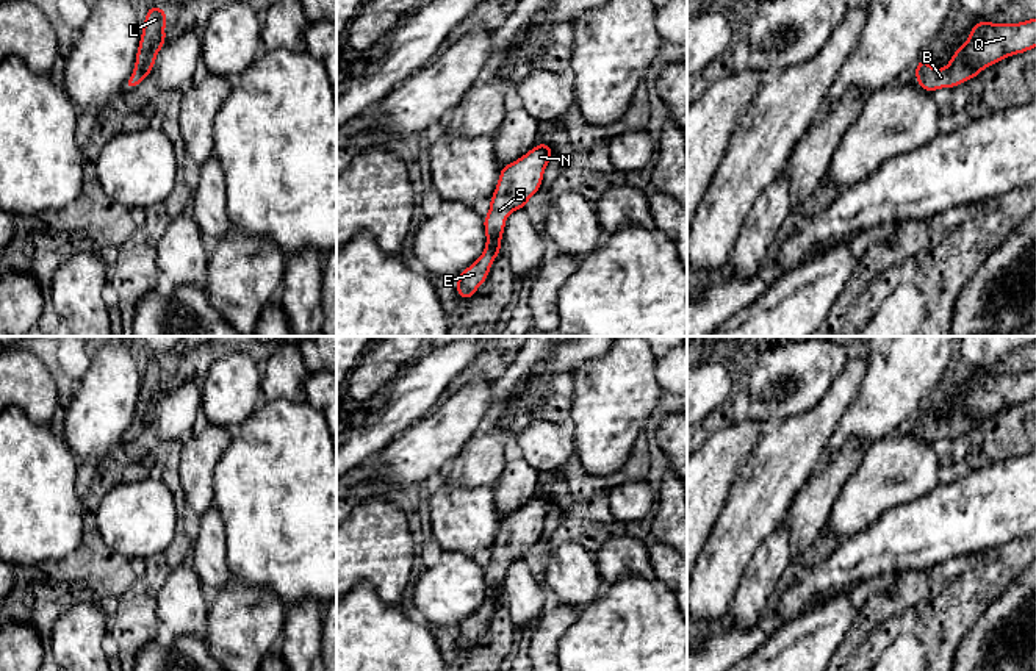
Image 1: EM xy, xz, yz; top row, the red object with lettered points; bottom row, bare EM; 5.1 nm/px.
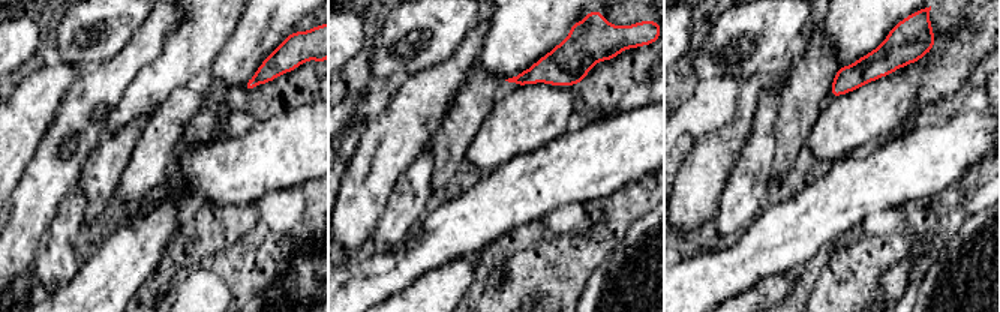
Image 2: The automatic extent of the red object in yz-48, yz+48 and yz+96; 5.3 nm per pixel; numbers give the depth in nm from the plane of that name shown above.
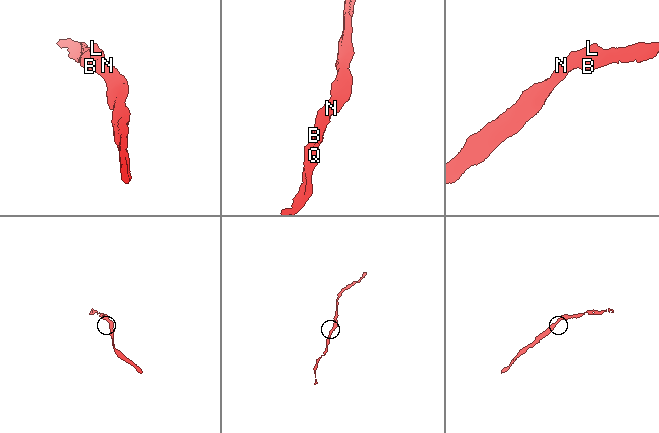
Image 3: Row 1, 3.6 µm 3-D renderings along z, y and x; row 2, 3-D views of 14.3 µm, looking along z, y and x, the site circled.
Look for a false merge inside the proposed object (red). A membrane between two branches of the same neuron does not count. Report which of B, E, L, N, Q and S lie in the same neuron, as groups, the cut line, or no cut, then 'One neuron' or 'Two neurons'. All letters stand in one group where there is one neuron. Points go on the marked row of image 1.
Groups: B E L N Q S. No split. One neuron

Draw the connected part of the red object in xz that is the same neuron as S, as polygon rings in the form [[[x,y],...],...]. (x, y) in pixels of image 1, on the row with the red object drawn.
[[[540,142],[516,161],[502,166],[495,194],[490,199],[490,211],[484,217],[485,250],[479,260],[457,277],[457,297],[471,299],[487,280],[493,260],[501,252],[507,216],[524,208],[529,199],[540,191],[551,153],[552,147]]]

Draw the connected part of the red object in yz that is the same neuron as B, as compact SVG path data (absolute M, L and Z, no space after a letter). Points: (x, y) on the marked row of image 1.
M1036 17L1020 23L977 22L944 69L934 69L923 56L915 69L915 81L926 92L955 88L975 78L983 69L1036 47Z

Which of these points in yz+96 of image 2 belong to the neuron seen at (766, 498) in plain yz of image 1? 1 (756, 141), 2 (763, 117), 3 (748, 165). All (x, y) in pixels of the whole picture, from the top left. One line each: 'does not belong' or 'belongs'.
1: does not belong
2: does not belong
3: does not belong

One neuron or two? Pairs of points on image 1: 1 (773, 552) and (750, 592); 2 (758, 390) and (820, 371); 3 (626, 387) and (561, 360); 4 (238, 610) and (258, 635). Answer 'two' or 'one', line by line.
1: one
2: one
3: two
4: one

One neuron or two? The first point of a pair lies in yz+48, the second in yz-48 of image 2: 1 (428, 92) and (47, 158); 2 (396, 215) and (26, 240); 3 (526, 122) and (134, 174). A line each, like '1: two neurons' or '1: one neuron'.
1: one neuron
2: two neurons
3: one neuron

